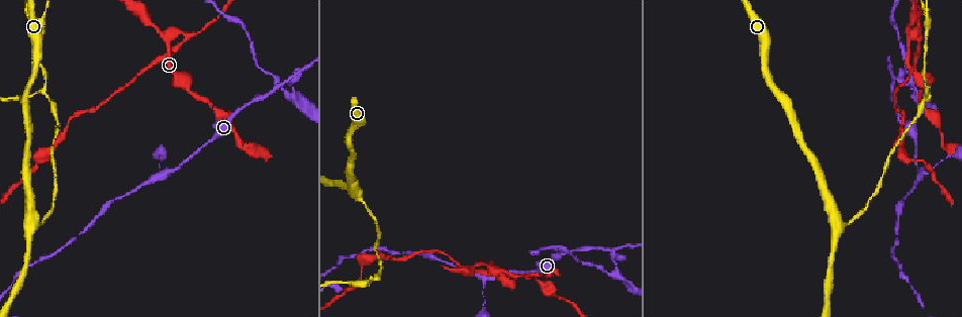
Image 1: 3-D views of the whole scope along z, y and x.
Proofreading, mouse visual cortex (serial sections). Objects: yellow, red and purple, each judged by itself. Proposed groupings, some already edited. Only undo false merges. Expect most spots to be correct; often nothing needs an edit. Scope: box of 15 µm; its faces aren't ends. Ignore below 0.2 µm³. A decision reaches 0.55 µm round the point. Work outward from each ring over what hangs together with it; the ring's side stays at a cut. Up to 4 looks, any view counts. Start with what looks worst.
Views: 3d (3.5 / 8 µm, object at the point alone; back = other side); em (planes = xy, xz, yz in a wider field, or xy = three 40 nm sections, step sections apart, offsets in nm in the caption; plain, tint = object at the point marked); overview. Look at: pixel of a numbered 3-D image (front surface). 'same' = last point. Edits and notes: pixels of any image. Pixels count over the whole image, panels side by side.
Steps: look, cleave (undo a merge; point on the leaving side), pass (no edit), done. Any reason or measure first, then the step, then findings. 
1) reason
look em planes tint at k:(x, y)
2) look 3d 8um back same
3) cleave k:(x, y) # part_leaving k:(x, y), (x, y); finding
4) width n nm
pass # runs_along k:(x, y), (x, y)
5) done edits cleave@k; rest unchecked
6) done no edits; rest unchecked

branch point
look 3d 8um at 1:(290, 78)

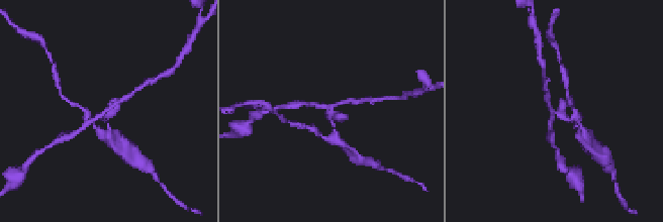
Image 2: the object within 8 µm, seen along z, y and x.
look em xy step 3 tint at 2:(329, 106)

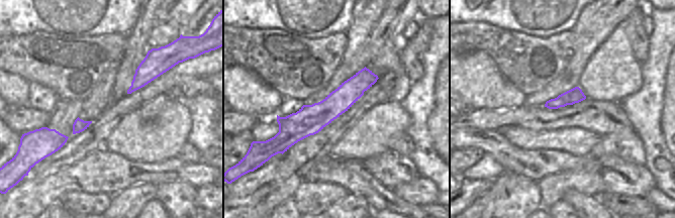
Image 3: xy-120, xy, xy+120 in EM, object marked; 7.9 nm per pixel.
cleave 2:(343, 117) # part_leaving 2:(329, 110), (337, 139); two cells meet here

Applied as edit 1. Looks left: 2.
look 3d 3.5um at 1:(34, 223)

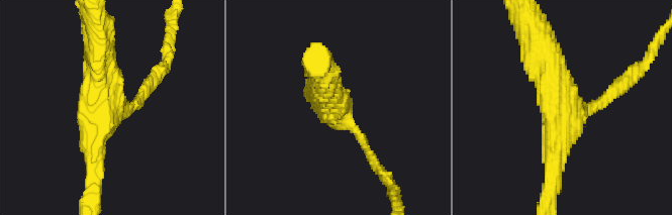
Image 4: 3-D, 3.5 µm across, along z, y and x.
arms 3; arm_widths 150, 350, 450 nm; need the tissue
look em xy step 2 tint at 4:(574, 113)

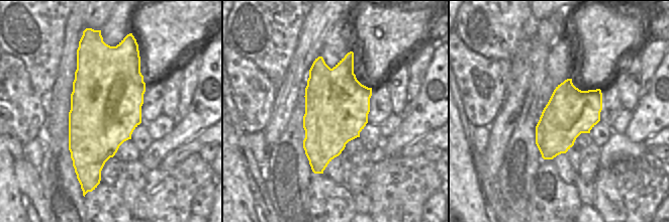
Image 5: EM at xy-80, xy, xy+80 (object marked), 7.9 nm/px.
pass # runs_along 4:(540, 45), (569, 113), (612, 95); one cell here

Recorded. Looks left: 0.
done edits cleave@2; rest unchecked

